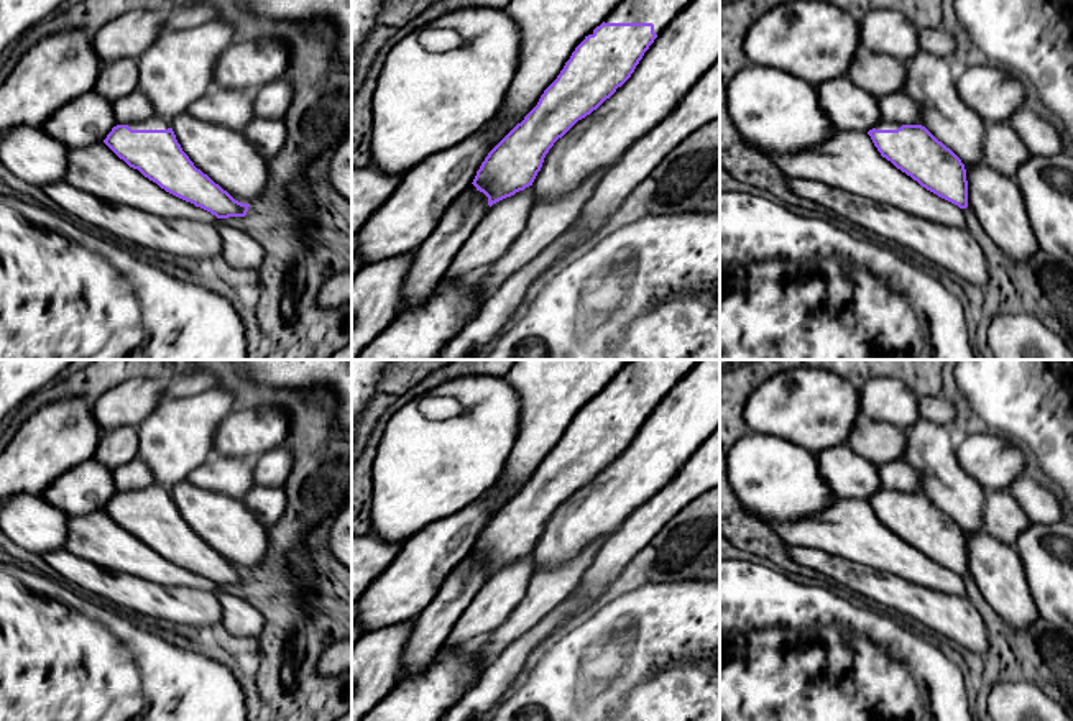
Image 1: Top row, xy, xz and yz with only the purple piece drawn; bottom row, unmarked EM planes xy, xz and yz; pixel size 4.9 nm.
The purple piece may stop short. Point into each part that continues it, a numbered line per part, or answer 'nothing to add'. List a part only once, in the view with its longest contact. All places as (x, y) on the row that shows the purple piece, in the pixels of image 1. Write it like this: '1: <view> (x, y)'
1: xz (658, 12)

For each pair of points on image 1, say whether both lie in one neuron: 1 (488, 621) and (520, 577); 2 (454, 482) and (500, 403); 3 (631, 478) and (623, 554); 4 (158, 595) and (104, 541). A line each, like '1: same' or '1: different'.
1: same
2: same
3: different
4: different

